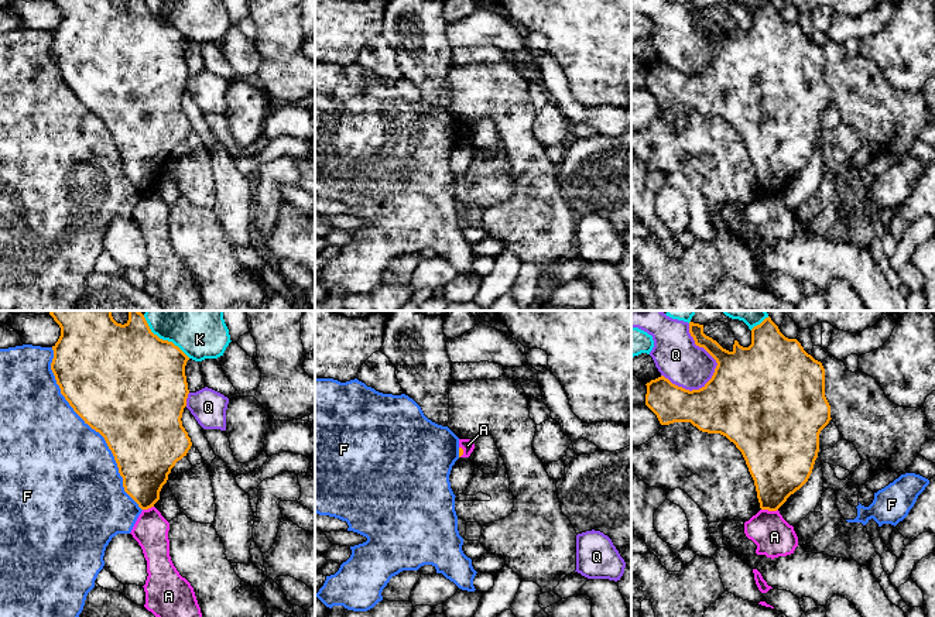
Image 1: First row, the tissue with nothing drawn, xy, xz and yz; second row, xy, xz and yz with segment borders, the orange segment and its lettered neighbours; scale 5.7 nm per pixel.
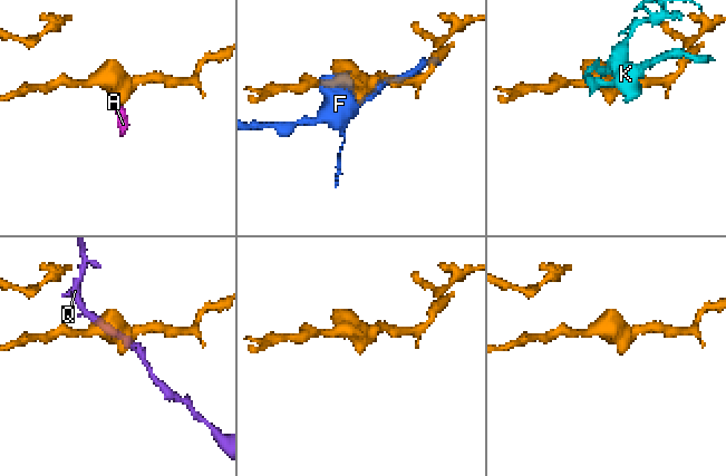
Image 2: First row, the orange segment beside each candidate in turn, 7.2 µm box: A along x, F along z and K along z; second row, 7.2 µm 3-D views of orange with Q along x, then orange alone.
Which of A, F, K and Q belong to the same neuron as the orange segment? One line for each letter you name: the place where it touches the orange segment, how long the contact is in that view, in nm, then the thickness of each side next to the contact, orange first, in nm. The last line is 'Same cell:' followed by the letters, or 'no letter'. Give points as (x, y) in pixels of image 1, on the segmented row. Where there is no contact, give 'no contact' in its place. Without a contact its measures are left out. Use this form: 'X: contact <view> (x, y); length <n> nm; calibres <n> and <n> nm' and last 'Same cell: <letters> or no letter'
Same cell: no letter

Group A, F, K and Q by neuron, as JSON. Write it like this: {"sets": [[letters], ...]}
{"sets": [["A"], ["F"], ["K"], ["Q"]]}

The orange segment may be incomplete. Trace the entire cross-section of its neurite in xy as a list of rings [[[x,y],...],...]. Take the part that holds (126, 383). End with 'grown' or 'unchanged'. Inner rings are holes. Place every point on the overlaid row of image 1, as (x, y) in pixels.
[[[51,311],[49,315],[61,328],[51,363],[61,394],[85,424],[105,438],[123,477],[124,491],[141,510],[154,507],[171,469],[192,446],[181,421],[189,394],[185,376],[189,357],[172,342],[154,335],[140,311],[129,311],[124,325],[113,319],[112,311]]]; unchanged

